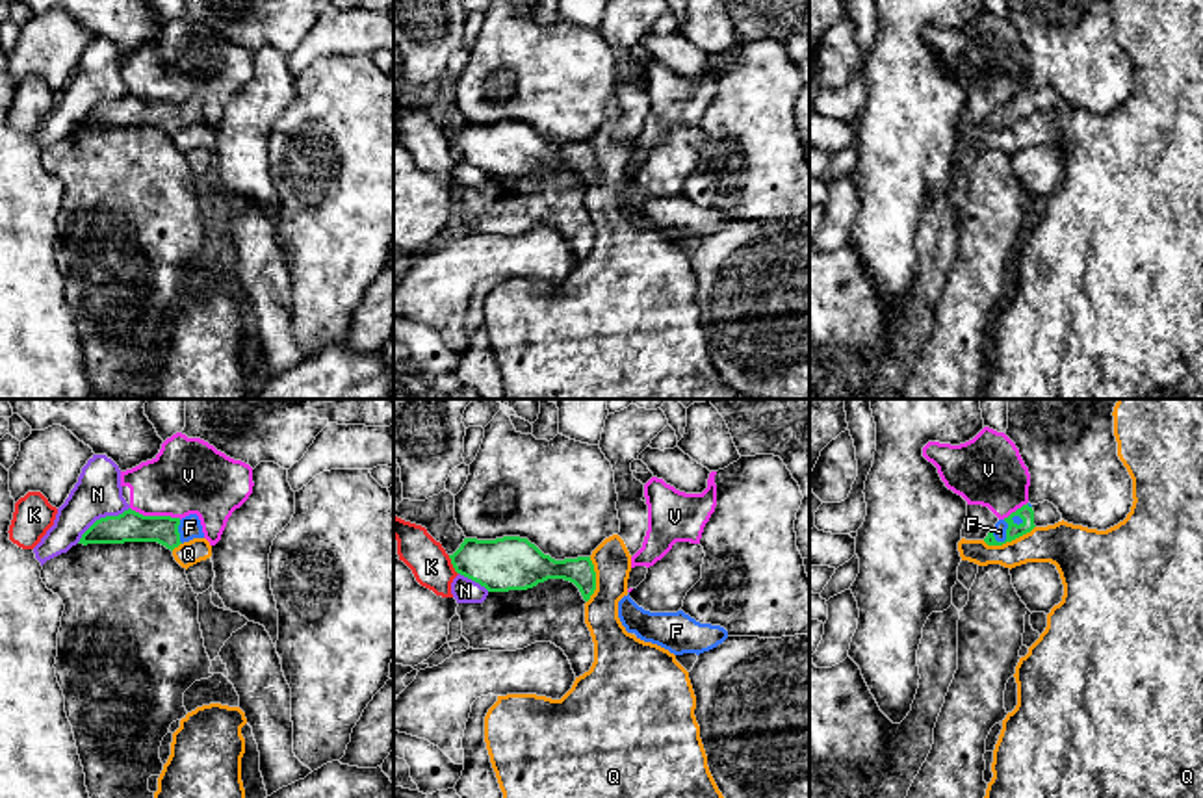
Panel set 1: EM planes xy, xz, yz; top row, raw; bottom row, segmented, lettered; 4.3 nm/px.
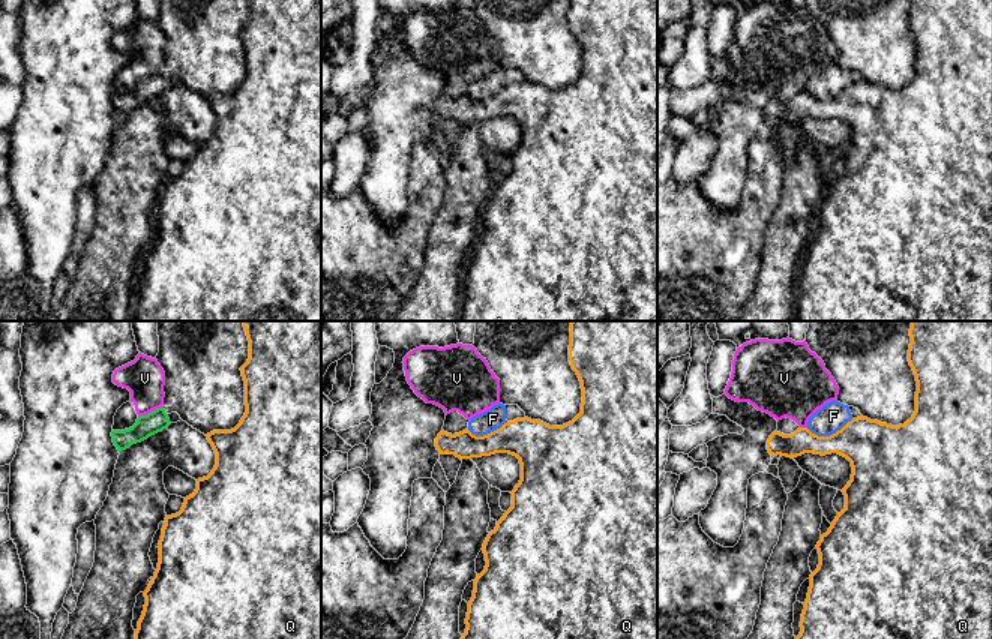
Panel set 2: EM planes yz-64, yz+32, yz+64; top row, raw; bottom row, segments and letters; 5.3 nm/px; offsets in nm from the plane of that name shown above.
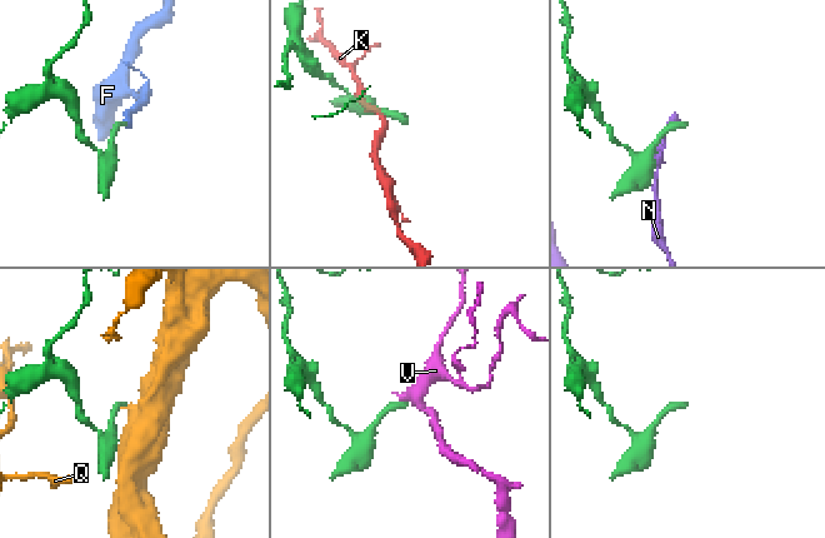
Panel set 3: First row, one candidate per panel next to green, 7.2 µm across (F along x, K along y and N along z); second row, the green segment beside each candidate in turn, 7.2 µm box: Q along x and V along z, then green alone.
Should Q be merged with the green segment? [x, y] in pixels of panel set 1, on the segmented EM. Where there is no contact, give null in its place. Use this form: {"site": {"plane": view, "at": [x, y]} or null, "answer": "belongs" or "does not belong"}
{"site": {"plane": "yz", "at": [1008, 540]}, "answer": "does not belong"}

